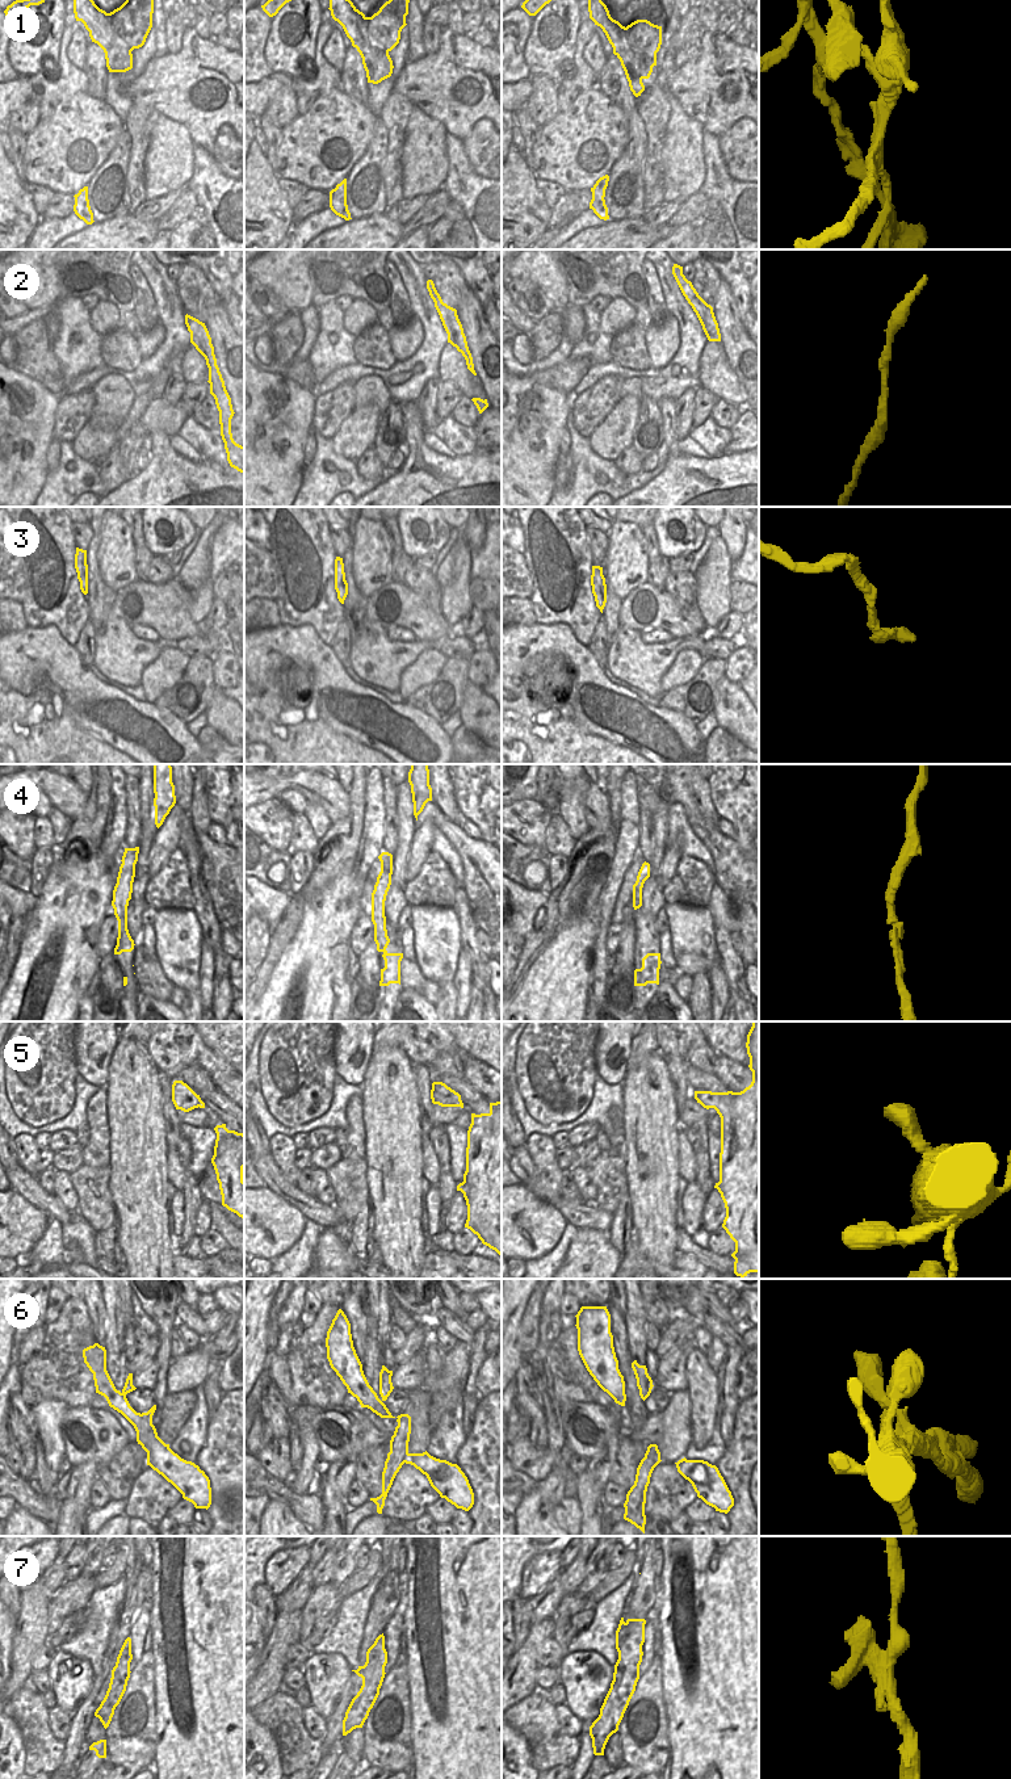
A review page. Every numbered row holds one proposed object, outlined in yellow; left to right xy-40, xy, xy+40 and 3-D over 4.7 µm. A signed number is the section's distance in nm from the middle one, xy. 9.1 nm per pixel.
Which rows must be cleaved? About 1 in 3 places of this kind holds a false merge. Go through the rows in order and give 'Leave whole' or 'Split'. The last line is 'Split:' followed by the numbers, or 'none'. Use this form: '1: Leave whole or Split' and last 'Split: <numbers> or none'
1: Split
2: Leave whole
3: Leave whole
4: Leave whole
5: Leave whole
6: Split
7: Leave whole
Split: 1, 6.

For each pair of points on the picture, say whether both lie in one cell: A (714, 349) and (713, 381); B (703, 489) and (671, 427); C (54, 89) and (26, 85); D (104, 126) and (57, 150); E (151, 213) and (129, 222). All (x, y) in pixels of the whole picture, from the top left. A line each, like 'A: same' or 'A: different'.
A: same
B: same
C: same
D: same
E: different

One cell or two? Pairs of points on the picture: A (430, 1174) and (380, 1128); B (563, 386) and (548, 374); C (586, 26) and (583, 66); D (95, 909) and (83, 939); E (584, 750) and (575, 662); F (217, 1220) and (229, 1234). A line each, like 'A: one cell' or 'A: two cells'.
A: two cells
B: two cells
C: one cell
D: one cell
E: two cells
F: one cell

